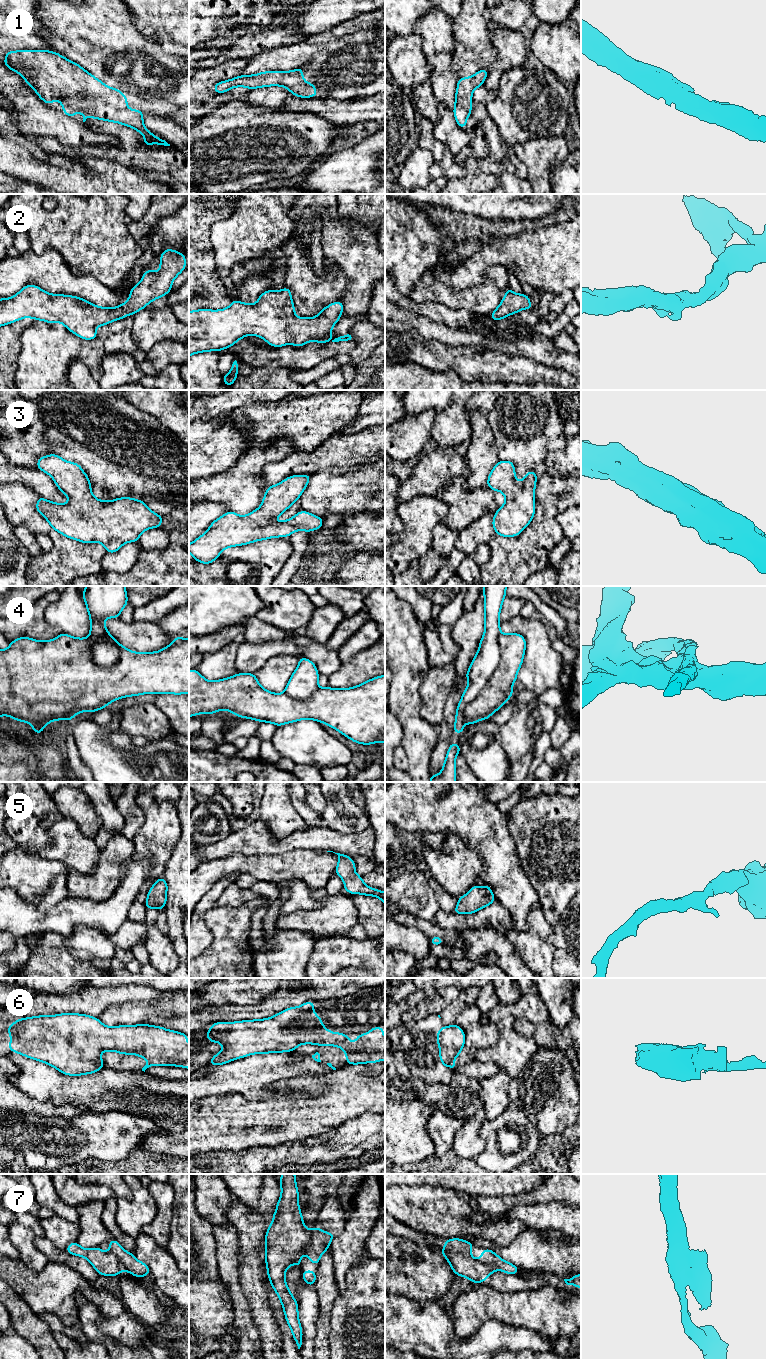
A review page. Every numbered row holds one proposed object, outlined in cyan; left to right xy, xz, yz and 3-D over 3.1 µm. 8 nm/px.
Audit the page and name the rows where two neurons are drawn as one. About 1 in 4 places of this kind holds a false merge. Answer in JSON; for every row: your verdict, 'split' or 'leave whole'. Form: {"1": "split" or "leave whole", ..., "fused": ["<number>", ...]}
{"1": "leave whole", "2": "leave whole", "3": "leave whole", "4": "split", "5": "leave whole", "6": "split", "7": "split", "fused": ["4", "6", "7"]}

